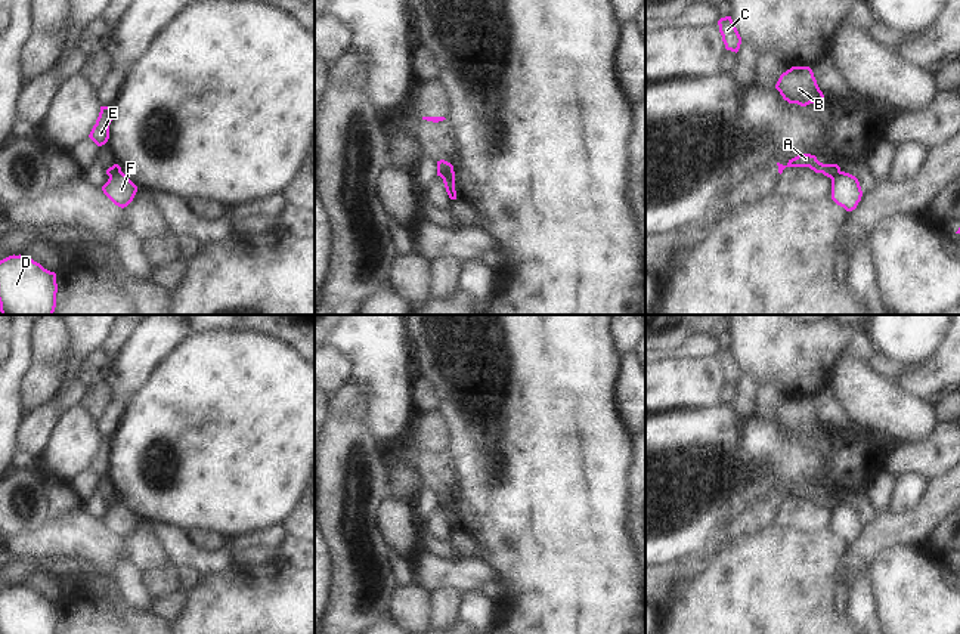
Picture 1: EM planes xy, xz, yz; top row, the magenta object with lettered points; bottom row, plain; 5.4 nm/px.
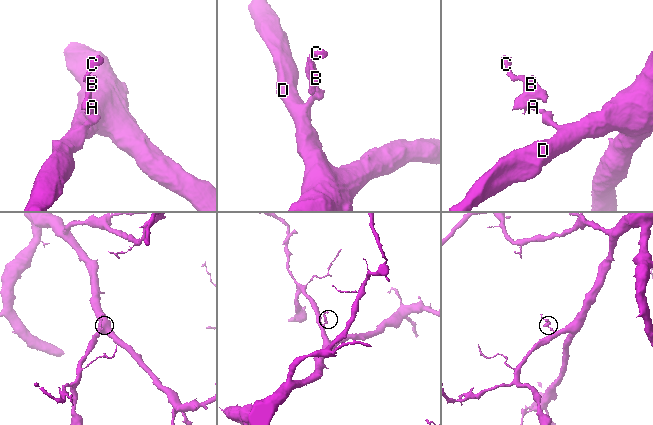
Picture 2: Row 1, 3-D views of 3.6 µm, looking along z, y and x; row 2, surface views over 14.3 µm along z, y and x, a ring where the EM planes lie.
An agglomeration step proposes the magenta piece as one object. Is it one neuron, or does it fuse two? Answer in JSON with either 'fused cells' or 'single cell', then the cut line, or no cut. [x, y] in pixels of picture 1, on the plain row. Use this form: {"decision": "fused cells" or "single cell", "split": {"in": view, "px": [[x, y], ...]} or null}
{"decision": "fused cells", "split": {"in": "xz", "px": [[452, 501], [442, 509]]}}

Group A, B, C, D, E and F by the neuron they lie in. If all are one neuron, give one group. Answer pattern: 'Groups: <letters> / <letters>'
Groups: A B C E / D F.

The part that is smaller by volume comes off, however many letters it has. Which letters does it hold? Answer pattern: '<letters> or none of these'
A, B, C, E

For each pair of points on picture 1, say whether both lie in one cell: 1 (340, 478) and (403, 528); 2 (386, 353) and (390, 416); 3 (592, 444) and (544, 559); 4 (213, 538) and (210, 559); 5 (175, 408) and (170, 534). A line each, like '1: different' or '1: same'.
1: different
2: same
3: same
4: different
5: different

